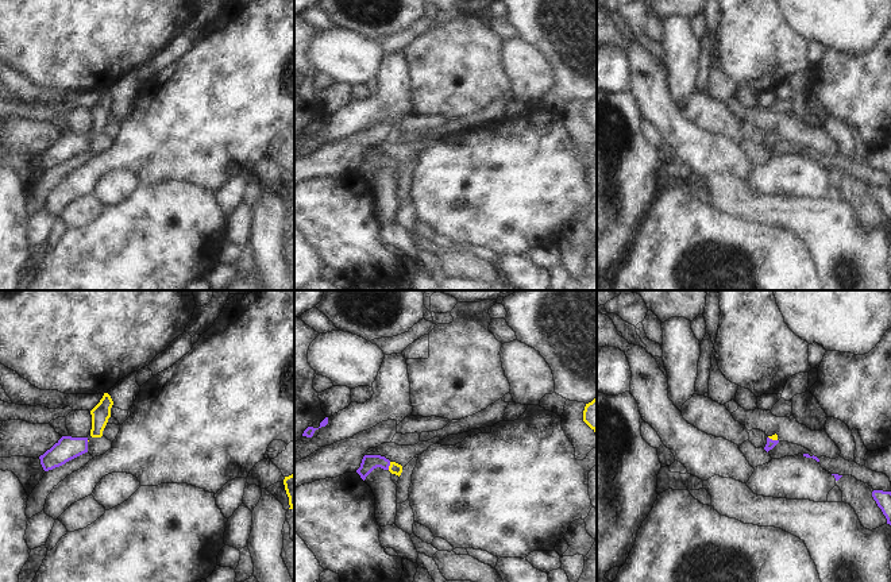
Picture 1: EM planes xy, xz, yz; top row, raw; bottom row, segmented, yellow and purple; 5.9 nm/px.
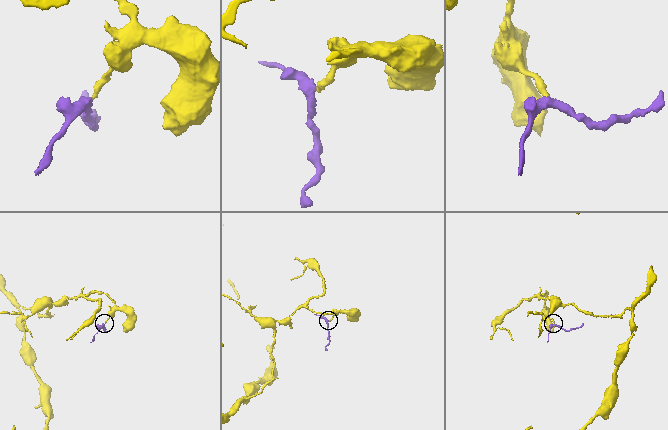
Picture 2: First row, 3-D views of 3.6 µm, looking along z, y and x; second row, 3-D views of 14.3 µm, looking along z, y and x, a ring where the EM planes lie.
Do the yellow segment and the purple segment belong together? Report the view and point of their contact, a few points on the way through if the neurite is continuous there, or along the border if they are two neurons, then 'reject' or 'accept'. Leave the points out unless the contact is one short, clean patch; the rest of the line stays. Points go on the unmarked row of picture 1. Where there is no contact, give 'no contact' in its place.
contact xz (389, 164); way xz (394, 165), (389, 164), (382, 160), (369, 160); accept

